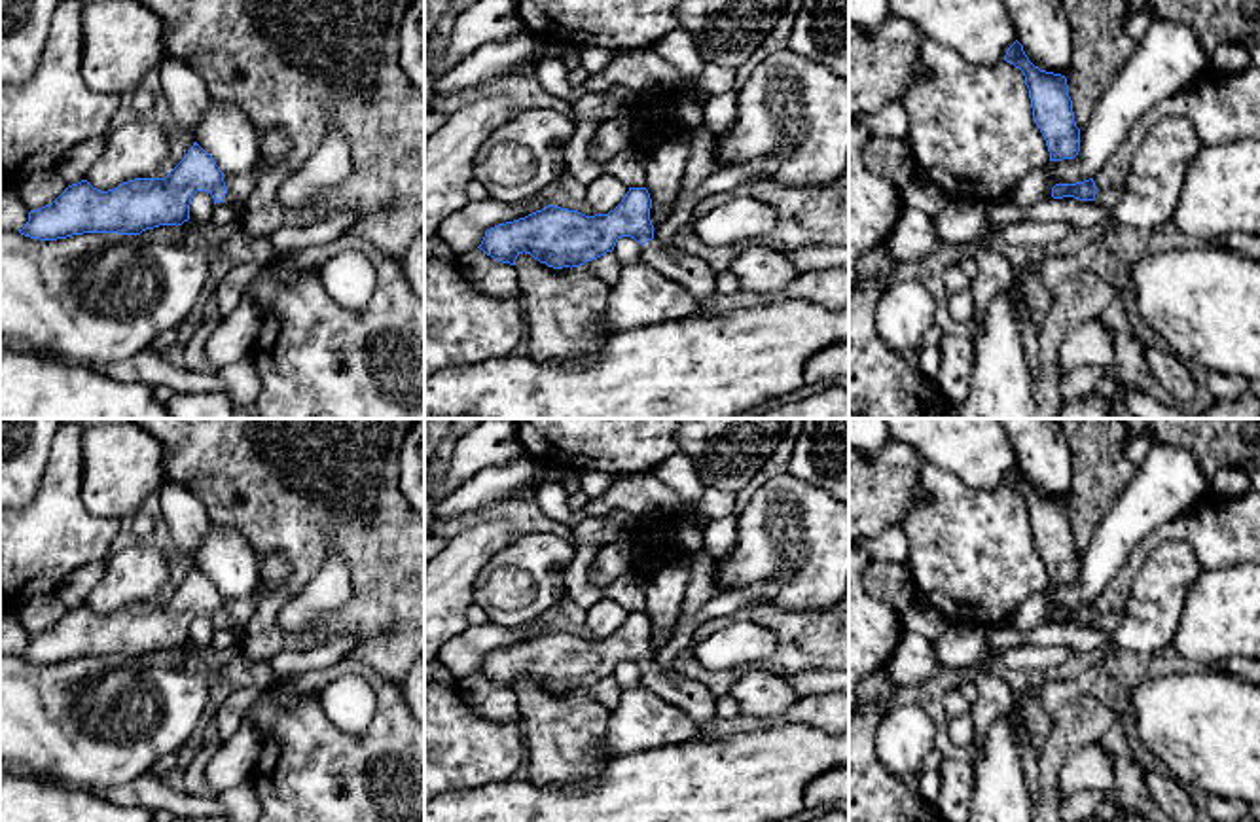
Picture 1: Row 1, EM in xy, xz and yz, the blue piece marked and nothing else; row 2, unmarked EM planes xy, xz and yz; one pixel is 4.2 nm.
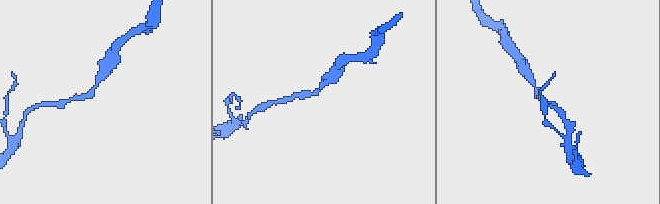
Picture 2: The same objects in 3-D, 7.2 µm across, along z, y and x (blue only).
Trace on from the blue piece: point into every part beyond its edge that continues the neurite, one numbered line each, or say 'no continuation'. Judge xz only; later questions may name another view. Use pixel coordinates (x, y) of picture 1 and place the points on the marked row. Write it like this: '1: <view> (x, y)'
1: xz (696, 275)

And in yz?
1: yz (1105, 197)

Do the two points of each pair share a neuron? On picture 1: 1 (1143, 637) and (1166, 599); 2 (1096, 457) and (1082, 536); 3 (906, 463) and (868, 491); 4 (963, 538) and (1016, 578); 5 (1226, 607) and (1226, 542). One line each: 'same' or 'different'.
1: same
2: same
3: same
4: same
5: different

